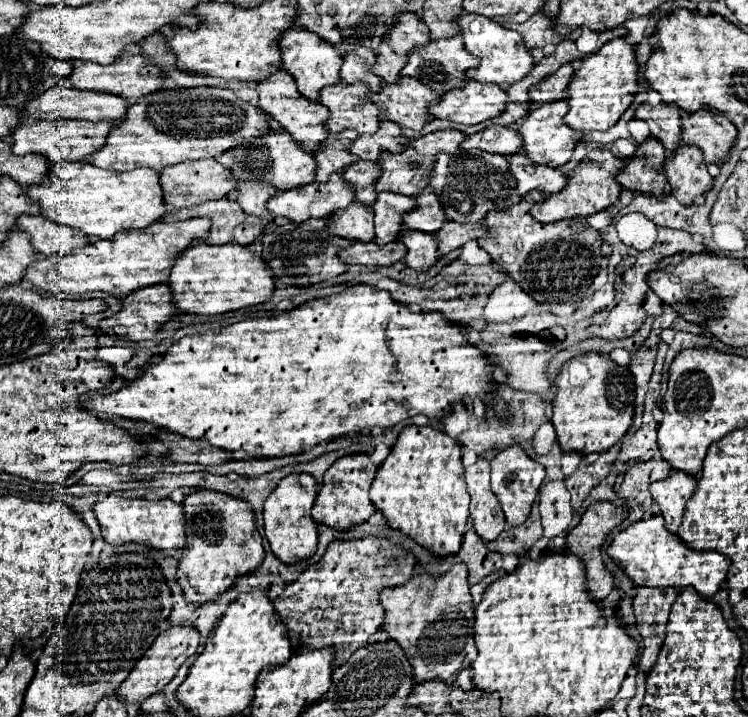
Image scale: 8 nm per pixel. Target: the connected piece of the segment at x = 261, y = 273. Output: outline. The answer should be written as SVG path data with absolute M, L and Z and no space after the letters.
M200 242L188 248L174 262L170 288L174 292L176 308L190 314L214 316L270 302L276 286L272 272L266 268L266 262L248 246L242 246L238 242L228 242L222 246L210 246L206 242Z

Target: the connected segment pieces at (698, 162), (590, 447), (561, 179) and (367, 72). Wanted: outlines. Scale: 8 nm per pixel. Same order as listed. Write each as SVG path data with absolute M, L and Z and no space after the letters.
M682 146L676 150L674 156L666 160L664 172L674 198L684 206L694 204L698 196L712 188L712 176L708 174L702 152L696 146Z
M590 352L574 356L564 364L556 378L556 386L558 394L552 402L552 424L562 452L604 452L628 432L634 416L634 378L628 368L620 368L608 356Z
M516 154L508 158L508 162L510 162L514 178L518 180L520 196L528 194L530 190L544 190L544 192L556 194L564 190L568 182L568 178L560 170L544 166L544 164L536 164L526 154Z
M346 54L344 56L344 64L342 64L342 80L346 84L354 84L354 82L366 82L372 92L380 92L382 86L382 78L378 78L372 72L374 60L368 64L368 60L356 56L356 54Z

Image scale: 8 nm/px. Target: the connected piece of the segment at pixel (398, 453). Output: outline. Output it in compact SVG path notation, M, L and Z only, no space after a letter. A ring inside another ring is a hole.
M406 426L396 444L392 446L386 462L378 468L376 478L370 488L370 500L384 514L388 520L388 526L392 530L400 530L408 538L412 538L416 544L432 552L436 558L452 556L458 554L462 546L462 536L466 532L466 522L468 522L468 492L466 492L466 482L464 482L464 466L460 460L460 444L446 436L444 432L432 428L432 426Z

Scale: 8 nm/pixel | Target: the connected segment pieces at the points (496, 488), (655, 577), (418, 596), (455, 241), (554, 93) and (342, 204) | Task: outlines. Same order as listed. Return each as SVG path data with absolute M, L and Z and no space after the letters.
M510 446L508 450L502 450L492 458L492 492L496 494L510 526L520 526L530 516L530 508L536 500L538 488L542 486L544 474L546 470L538 462L530 460L526 452L520 450L520 446Z
M650 516L648 520L638 520L630 524L612 540L606 552L634 582L634 586L658 586L658 588L692 586L702 598L710 598L720 590L722 582L726 580L726 572L730 568L730 560L724 554L716 552L700 554L680 544L680 538L676 538L676 534L664 530L664 520L660 516Z
M456 564L440 578L434 578L428 572L414 574L404 586L382 590L378 602L384 608L382 628L388 632L388 640L398 642L404 650L418 684L428 680L454 684L458 672L476 660L476 644L472 636L474 604L464 564Z
M446 222L442 230L436 232L440 238L438 254L444 256L460 246L464 246L468 240L478 240L488 236L488 228L484 224L456 224L456 222Z
M570 64L560 66L556 74L552 74L552 78L546 78L546 82L540 82L530 88L532 102L546 104L546 102L556 102L556 100L566 100L568 94L564 92L572 80L572 74L574 74L574 68Z
M330 174L328 182L312 182L296 190L278 192L268 200L268 210L274 216L304 222L308 218L328 218L336 210L348 208L354 200L354 188L344 180L344 176Z

